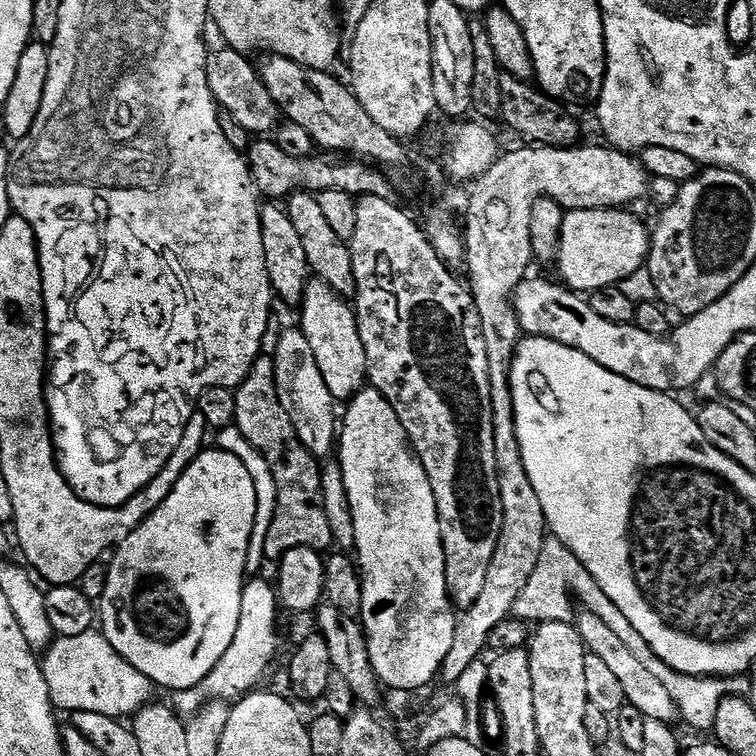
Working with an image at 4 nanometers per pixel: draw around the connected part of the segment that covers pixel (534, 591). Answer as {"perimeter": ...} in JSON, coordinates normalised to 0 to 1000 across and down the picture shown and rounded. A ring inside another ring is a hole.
{"perimeter":[[[725,712],[717,722],[717,733],[712,733],[712,749],[706,749],[706,759],[701,759],[701,770],[696,770],[690,786],[685,786],[685,794],[680,796],[677,815],[694,823],[704,823],[704,820],[718,823],[731,819],[730,778],[753,778],[767,792],[766,803],[771,808],[786,812],[796,823],[802,823],[802,828],[807,828],[808,836],[833,858],[833,865],[839,865],[839,870],[844,870],[844,876],[849,876],[849,881],[854,881],[854,886],[860,886],[860,892],[865,892],[865,897],[870,897],[870,902],[881,907],[886,923],[894,931],[898,951],[901,954],[905,951],[913,962],[946,964],[947,946],[958,922],[985,914],[983,911],[985,901],[979,897],[909,894],[881,881],[881,876],[876,876],[876,870],[870,870],[870,865],[865,865],[865,860],[854,854],[854,844],[849,844],[849,839],[844,839],[844,833],[833,828],[833,821],[825,816],[823,807],[817,807],[817,802],[812,802],[812,796],[807,796],[802,786],[796,786],[796,775],[786,770],[786,765],[775,754],[775,749],[765,743],[762,734],[742,714]]]}

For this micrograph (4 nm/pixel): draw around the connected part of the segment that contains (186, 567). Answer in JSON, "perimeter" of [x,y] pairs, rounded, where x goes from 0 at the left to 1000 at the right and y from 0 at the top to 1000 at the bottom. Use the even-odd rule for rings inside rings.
{"perimeter":[[[284,590],[266,597],[265,602],[257,606],[254,615],[241,627],[241,632],[235,632],[230,648],[225,648],[214,669],[209,669],[209,675],[204,675],[187,688],[185,694],[161,718],[153,721],[146,735],[148,742],[142,742],[139,783],[130,795],[131,835],[144,847],[151,860],[172,876],[179,886],[185,886],[193,897],[201,899],[208,911],[228,910],[229,917],[235,917],[247,910],[261,910],[272,897],[272,892],[278,892],[278,886],[288,881],[288,870],[294,870],[294,865],[304,860],[304,849],[310,849],[310,839],[315,839],[315,817],[320,812],[320,780],[328,757],[325,733],[331,722],[331,706],[336,706],[336,685],[341,675],[339,640],[341,640],[340,631],[333,630],[331,622],[320,616],[319,608],[310,606],[310,601],[296,598]]]}

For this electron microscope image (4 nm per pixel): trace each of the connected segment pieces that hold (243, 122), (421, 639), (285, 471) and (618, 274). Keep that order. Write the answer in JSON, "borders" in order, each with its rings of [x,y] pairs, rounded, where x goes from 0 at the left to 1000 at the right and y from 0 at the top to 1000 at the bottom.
{"borders":[[[[300,61],[292,65],[292,69],[282,67],[275,75],[275,107],[287,139],[295,147],[303,148],[310,161],[315,161],[315,167],[325,167],[328,176],[358,176],[366,168],[373,149],[366,143],[362,130],[357,130],[357,119],[352,119],[340,86],[332,85],[328,81],[332,78],[321,69],[311,69]]],[[[483,511],[459,530],[452,545],[452,560],[447,566],[447,612],[452,622],[452,632],[458,638],[458,659],[463,659],[463,680],[468,680],[468,726],[470,739],[476,753],[476,769],[479,769],[479,807],[475,821],[481,828],[481,843],[487,847],[489,860],[489,876],[495,881],[495,892],[503,898],[509,911],[534,913],[542,917],[554,917],[554,910],[561,910],[573,898],[582,893],[585,876],[590,876],[590,865],[595,865],[595,854],[601,851],[601,833],[606,819],[604,806],[598,792],[593,788],[590,775],[590,738],[587,737],[587,718],[585,717],[585,696],[579,685],[579,669],[574,664],[574,648],[569,643],[569,632],[558,616],[558,611],[550,604],[550,597],[545,594],[540,583],[537,569],[532,558],[526,558],[526,548],[521,548],[521,537],[505,526],[499,513]]],[[[347,468],[336,479],[331,495],[311,515],[312,558],[310,565],[320,569],[325,585],[357,611],[357,635],[368,653],[368,669],[362,675],[362,690],[357,690],[357,706],[352,706],[349,739],[369,742],[390,725],[414,725],[427,731],[429,725],[439,725],[442,716],[437,706],[437,689],[431,687],[431,669],[426,664],[425,615],[419,604],[399,590],[384,558],[384,548],[373,542],[373,532],[365,515],[365,478],[358,470]]],[[[787,275],[751,278],[741,300],[733,345],[746,380],[763,389],[782,389],[798,381],[824,377],[841,358],[853,353],[857,327],[862,324],[858,298],[852,298],[836,278]]]]}

